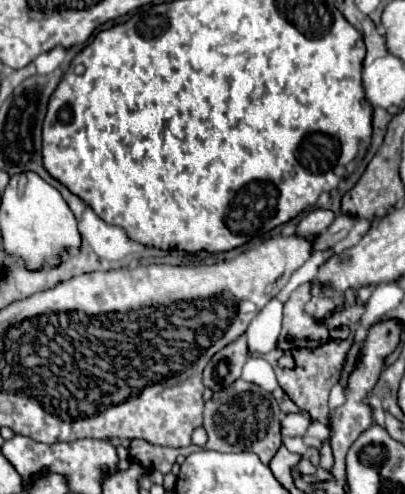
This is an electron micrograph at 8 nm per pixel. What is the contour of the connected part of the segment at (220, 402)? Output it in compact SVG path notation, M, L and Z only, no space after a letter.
M236 380L230 388L216 392L204 406L204 428L208 442L204 448L216 452L254 452L264 464L270 464L282 446L280 434L280 408L274 396L256 384Z

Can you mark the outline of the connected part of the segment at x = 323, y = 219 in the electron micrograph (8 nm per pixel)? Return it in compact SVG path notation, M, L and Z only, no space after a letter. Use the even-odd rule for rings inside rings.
M318 208L318 210L310 212L306 218L300 220L296 234L298 236L318 236L318 234L322 234L322 232L328 230L328 226L332 224L332 220L334 220L334 212L332 210Z

